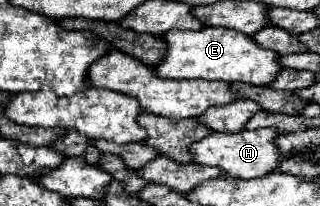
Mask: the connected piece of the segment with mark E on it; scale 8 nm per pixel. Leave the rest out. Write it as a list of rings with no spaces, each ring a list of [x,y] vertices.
[[[205,27],[201,31],[171,31],[165,33],[167,53],[155,67],[155,73],[165,79],[207,79],[207,81],[245,81],[253,85],[269,85],[277,79],[283,65],[279,55],[263,49],[251,35],[225,27]]]

